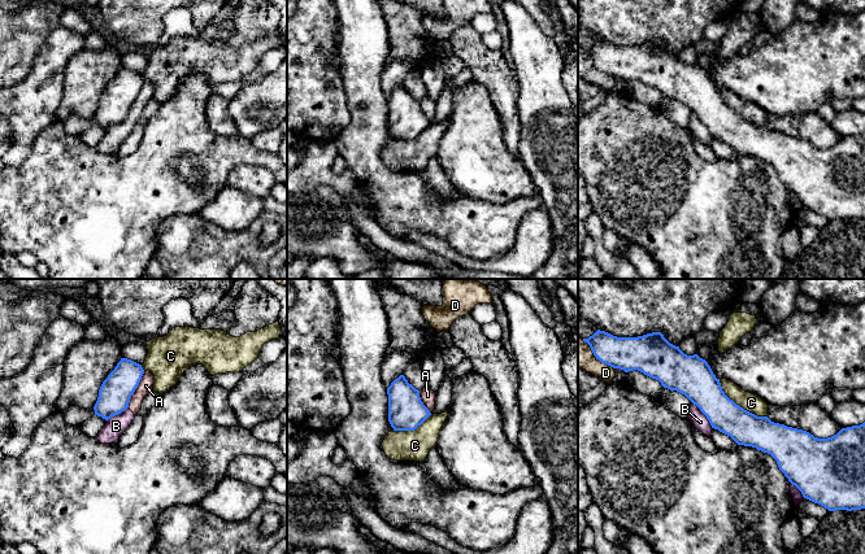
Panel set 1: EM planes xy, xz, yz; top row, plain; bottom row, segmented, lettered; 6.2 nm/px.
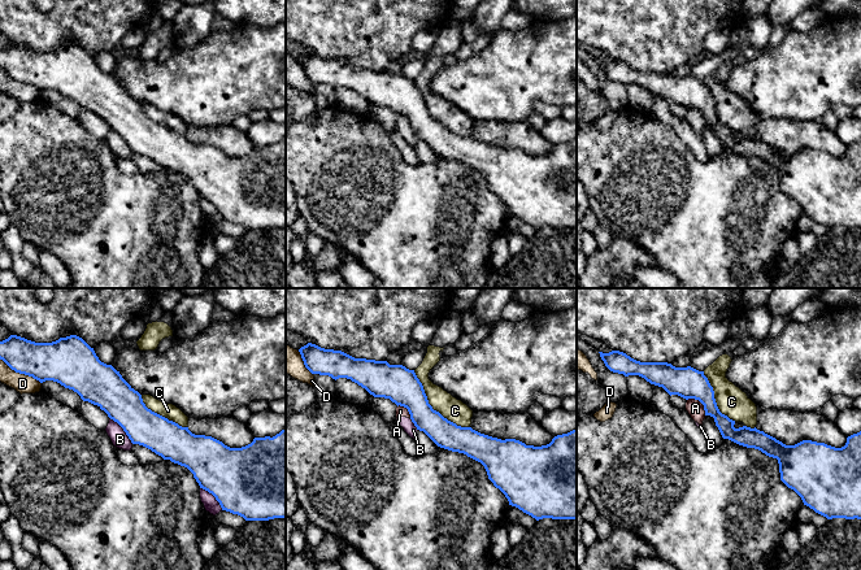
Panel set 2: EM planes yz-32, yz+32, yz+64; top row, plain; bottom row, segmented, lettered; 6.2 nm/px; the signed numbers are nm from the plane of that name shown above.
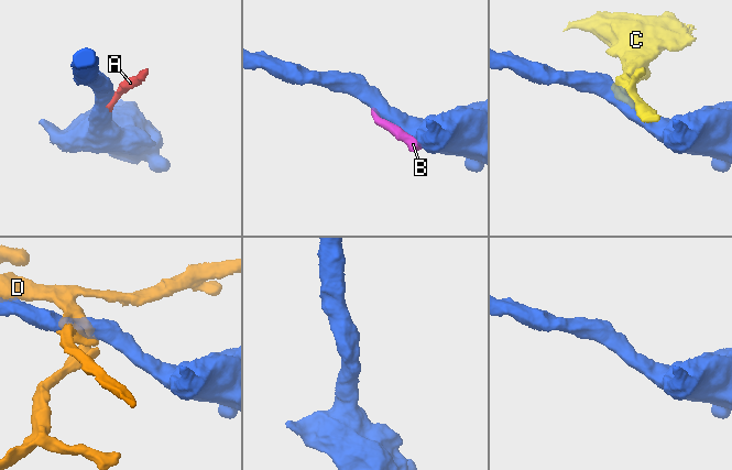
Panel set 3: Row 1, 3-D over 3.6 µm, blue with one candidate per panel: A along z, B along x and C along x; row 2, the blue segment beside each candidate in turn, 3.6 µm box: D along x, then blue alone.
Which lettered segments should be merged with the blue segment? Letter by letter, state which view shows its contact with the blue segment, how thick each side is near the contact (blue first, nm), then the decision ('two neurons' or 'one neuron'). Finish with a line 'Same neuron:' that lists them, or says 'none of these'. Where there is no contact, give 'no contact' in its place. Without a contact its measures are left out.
A: xy | 200/90 nm | two neurons
B: yz | 240/90 nm | two neurons
C: yz | 220/120 nm | two neurons
D: yz | 200/160 nm | two neurons
Same neuron: none of these

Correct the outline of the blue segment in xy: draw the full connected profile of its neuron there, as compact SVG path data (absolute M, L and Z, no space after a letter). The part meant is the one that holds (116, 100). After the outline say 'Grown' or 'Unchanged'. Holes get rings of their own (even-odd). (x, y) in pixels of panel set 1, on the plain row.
M121 67L99 99L99 106L94 115L95 125L108 130L125 121L143 83L142 74Z. Unchanged

